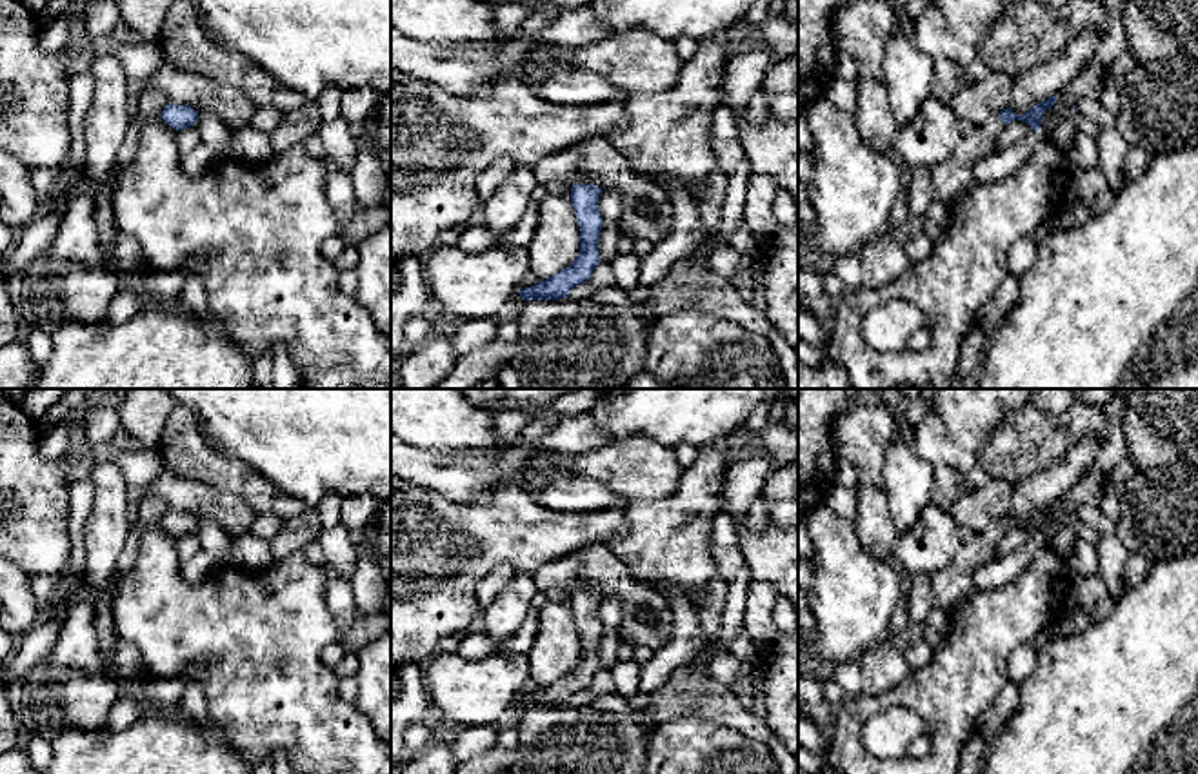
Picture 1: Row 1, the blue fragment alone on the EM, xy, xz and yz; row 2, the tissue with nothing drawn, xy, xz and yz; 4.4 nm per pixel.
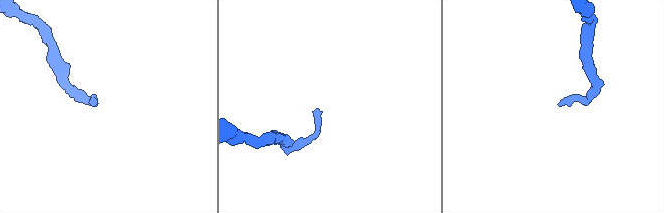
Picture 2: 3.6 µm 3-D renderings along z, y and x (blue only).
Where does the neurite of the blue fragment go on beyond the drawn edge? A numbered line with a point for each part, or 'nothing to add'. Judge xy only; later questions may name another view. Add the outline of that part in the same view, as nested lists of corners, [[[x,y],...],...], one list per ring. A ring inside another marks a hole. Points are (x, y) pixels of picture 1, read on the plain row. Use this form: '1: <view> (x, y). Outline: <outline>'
nothing to add

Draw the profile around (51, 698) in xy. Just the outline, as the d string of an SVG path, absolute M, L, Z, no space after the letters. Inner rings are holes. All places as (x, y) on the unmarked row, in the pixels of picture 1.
M44 660L15 687L16 721L24 736L38 734L49 741L67 729L104 730L120 692L122 685L109 667L85 670Z

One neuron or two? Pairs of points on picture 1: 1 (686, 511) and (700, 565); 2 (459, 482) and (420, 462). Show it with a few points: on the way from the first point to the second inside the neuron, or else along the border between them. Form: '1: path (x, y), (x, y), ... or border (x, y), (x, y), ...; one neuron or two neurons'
1: path (669, 527), (668, 544), (684, 560); one neuron
2: path (449, 473), (429, 469); one neuron

